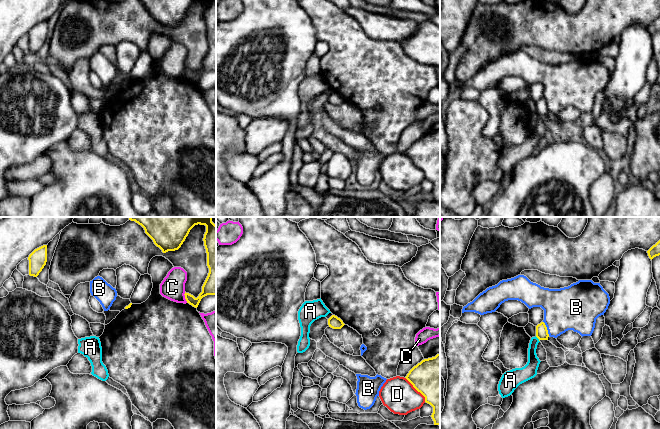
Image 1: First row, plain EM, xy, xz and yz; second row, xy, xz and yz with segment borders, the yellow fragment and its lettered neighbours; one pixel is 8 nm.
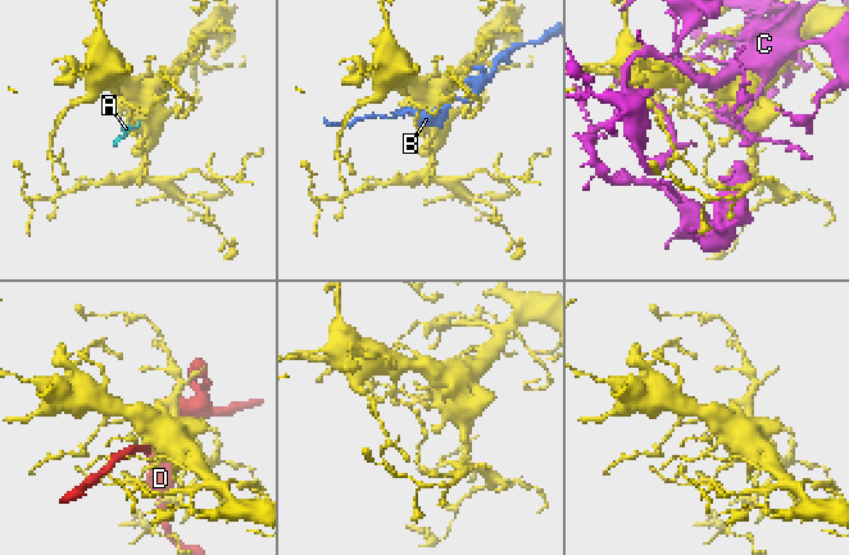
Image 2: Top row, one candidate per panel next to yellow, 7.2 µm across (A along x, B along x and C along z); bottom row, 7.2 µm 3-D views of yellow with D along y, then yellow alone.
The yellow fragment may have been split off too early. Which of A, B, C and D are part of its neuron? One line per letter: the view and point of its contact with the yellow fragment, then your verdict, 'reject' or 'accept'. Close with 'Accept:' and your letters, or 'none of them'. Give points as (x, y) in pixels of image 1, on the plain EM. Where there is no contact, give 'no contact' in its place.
A: contact yz (538, 114); reject
B: contact yz (546, 104); reject
C: contact xy (185, 73); reject
D: contact xz (416, 165); reject
Accept: none of them

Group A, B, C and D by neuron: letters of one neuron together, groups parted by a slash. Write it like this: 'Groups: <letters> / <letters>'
Groups: A C / B / D

